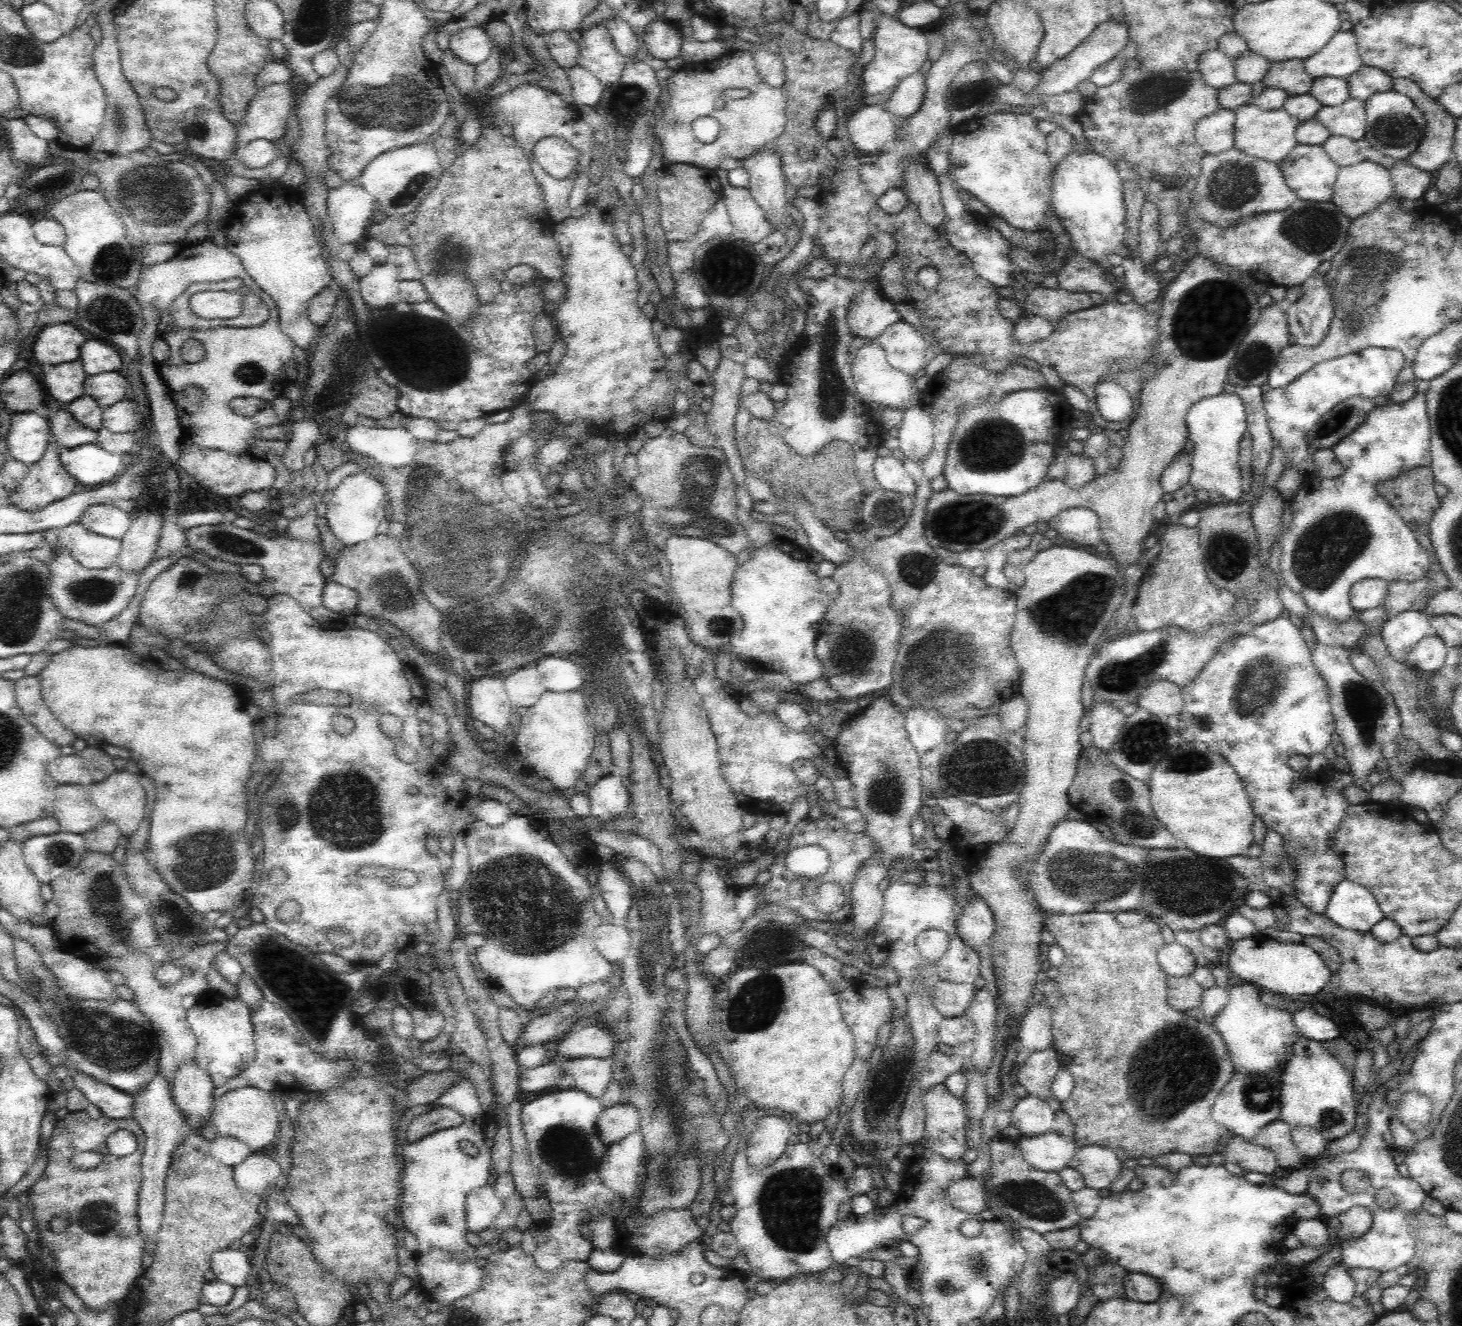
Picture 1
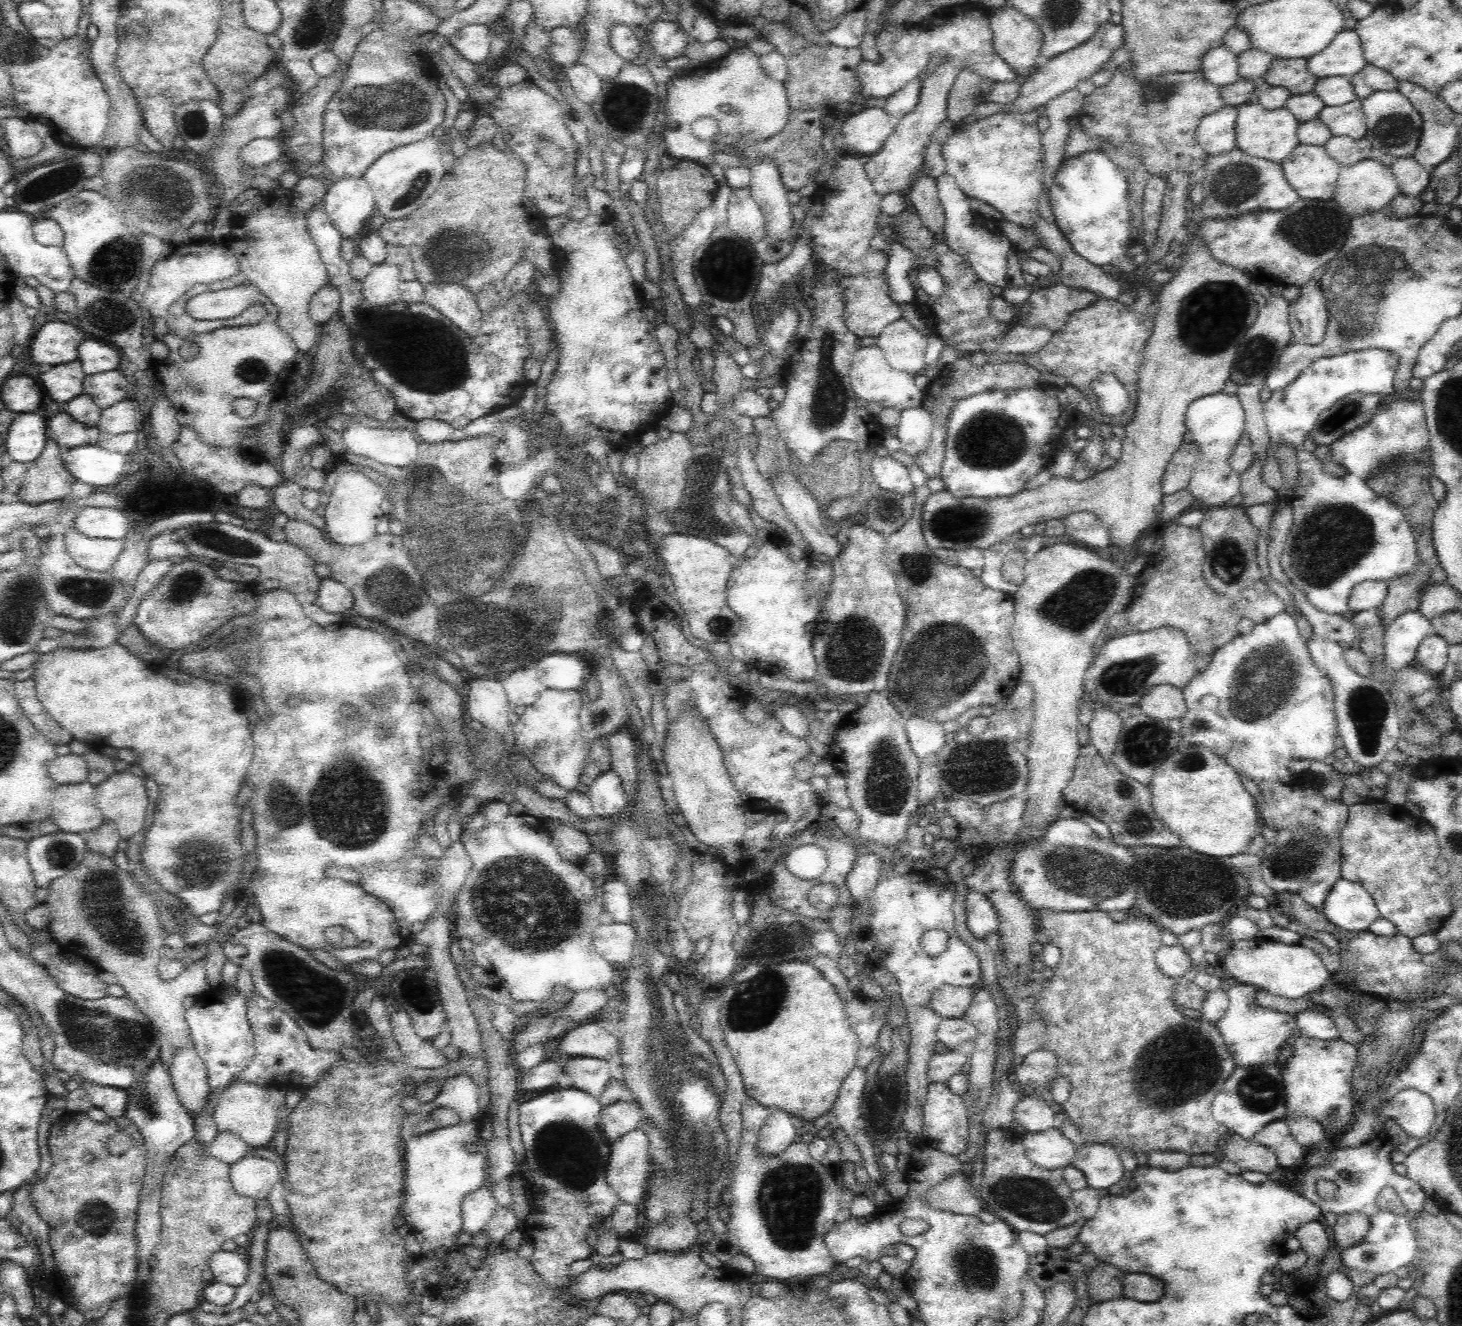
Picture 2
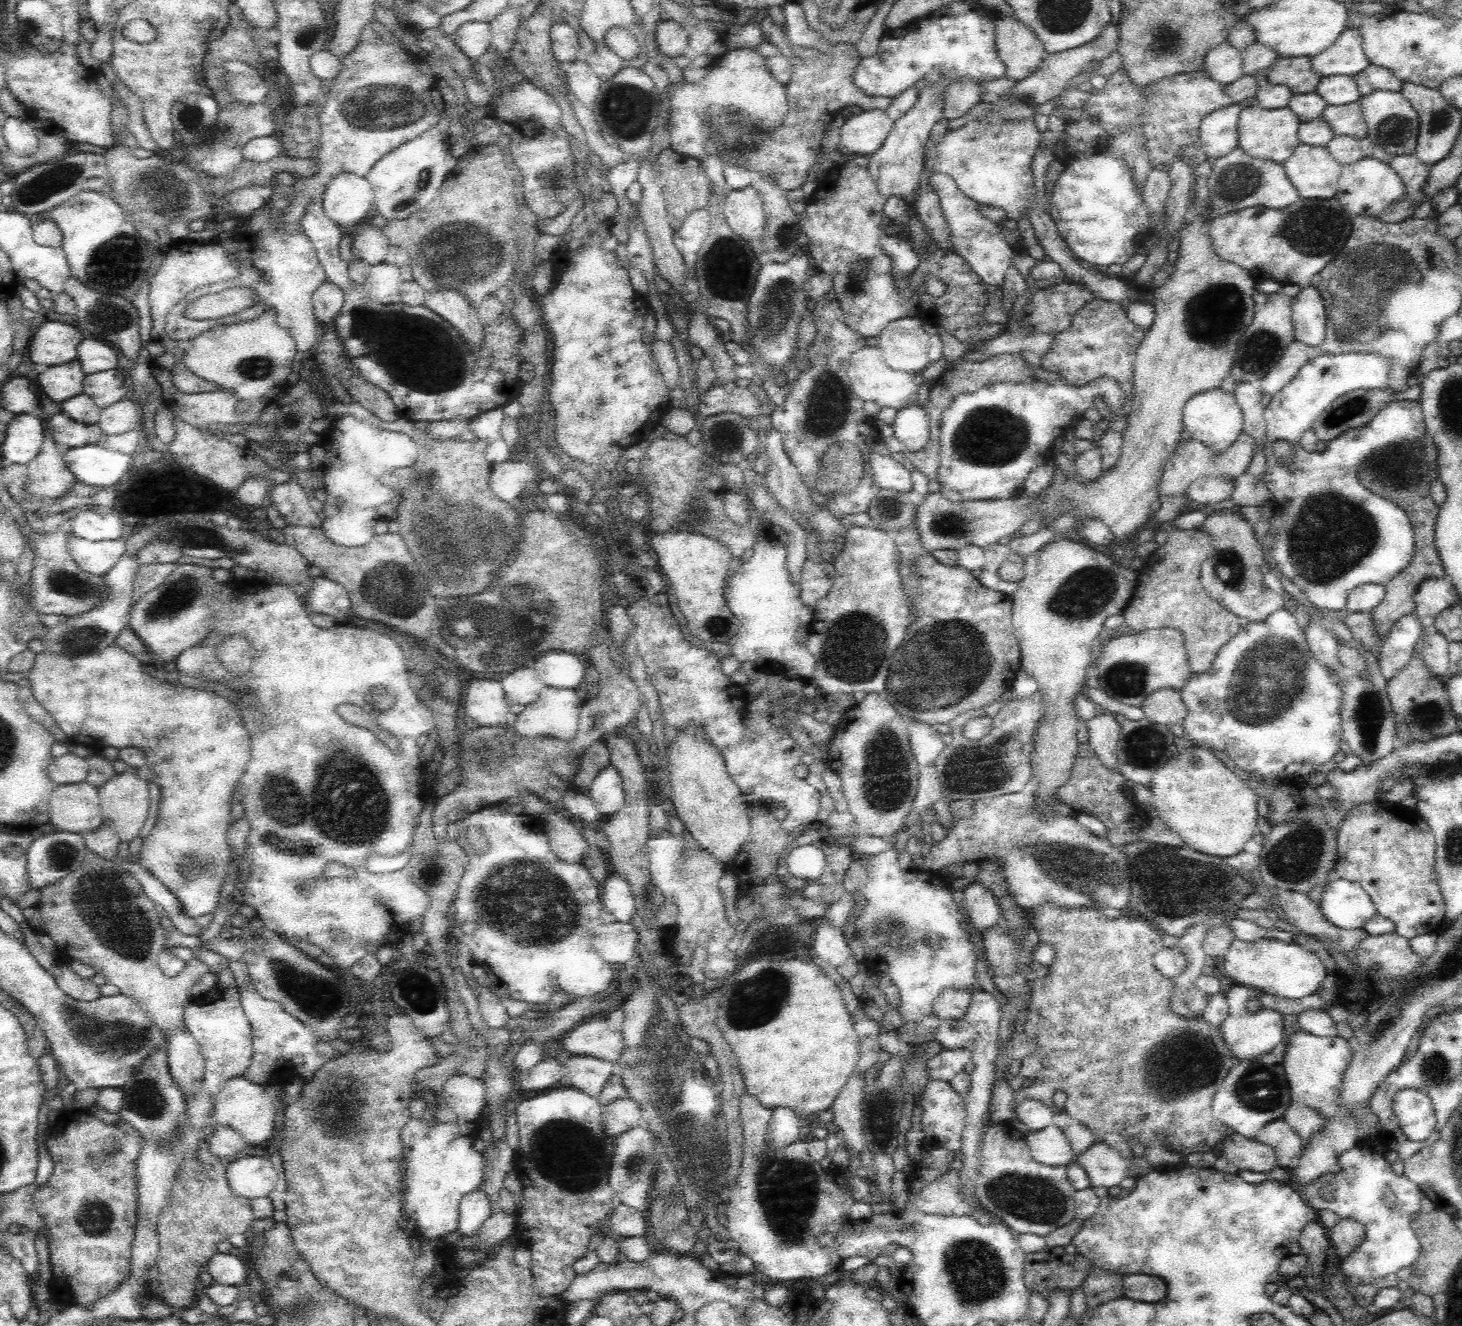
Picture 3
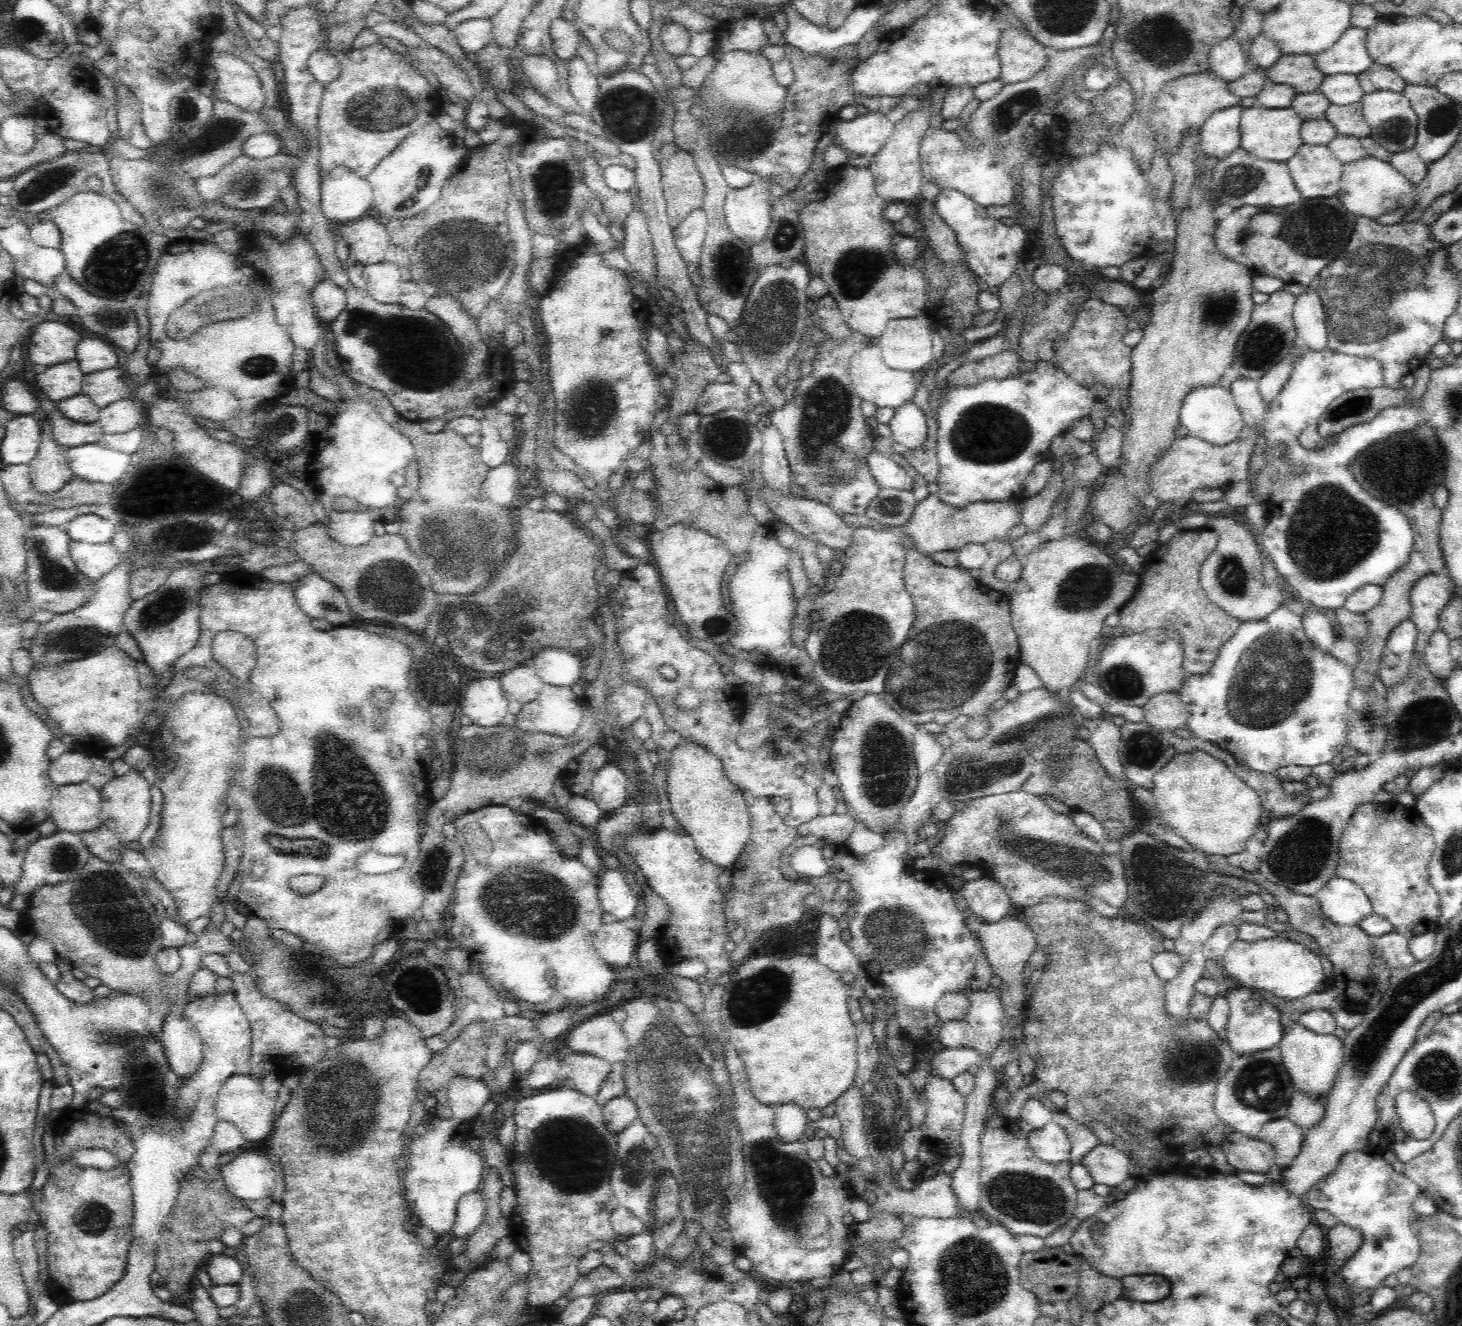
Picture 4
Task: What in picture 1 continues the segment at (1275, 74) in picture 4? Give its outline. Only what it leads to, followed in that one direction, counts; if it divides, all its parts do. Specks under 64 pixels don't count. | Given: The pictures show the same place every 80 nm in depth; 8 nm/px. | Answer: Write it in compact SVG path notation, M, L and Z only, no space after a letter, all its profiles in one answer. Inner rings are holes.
M1303 60L1270 61L1268 73L1262 78L1267 88L1284 90L1289 96L1309 94L1314 78L1304 70Z

